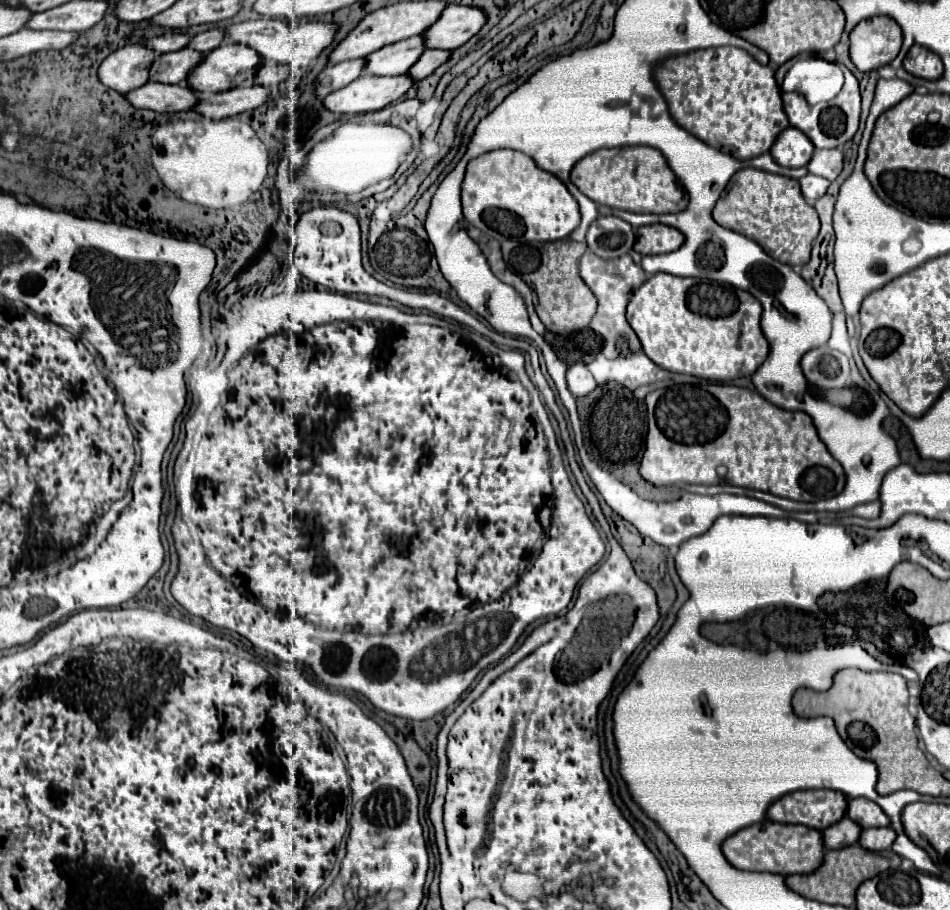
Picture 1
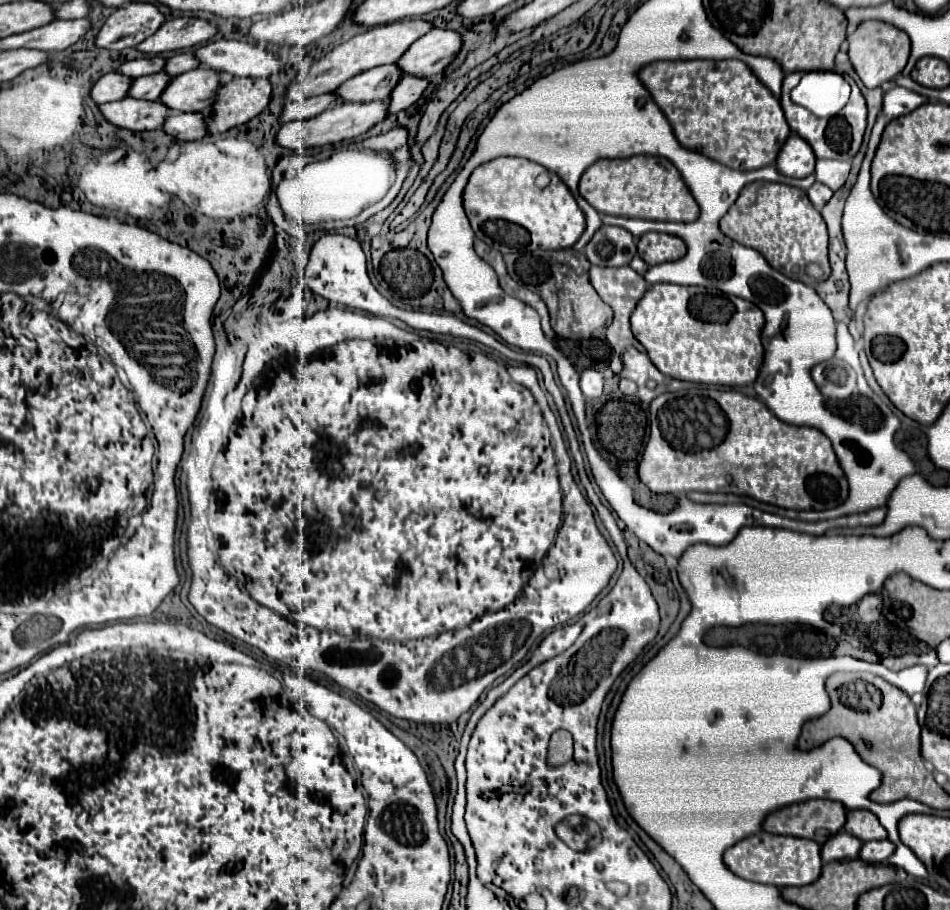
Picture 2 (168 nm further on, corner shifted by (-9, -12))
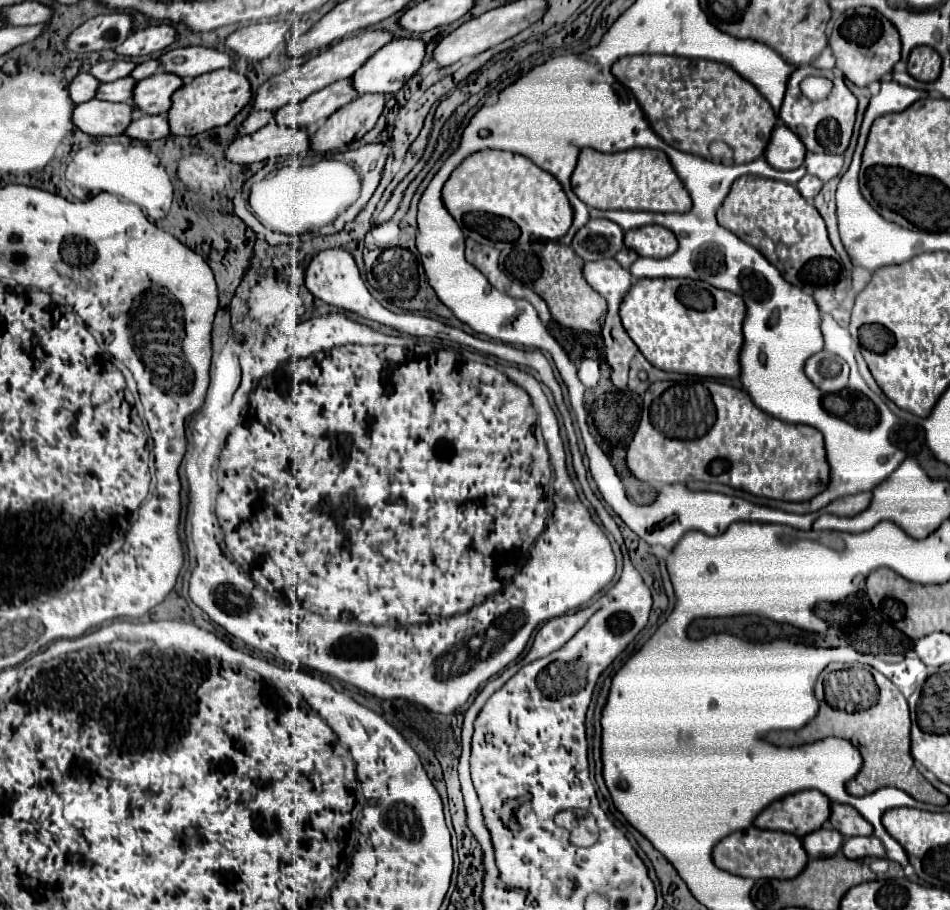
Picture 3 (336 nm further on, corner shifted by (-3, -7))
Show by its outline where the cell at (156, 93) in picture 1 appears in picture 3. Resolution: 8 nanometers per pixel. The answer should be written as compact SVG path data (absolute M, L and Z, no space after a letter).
M91 99L87 103L77 105L73 109L71 119L73 125L79 127L79 131L91 137L115 137L127 129L133 119L133 113L133 105Z

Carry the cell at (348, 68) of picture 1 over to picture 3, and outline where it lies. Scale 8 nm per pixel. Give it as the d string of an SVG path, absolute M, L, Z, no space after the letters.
M251 111L249 117L241 123L237 135L249 135L249 133L255 133L255 131L261 129L263 125L267 125L271 119L273 119L273 113L271 113L271 111Z

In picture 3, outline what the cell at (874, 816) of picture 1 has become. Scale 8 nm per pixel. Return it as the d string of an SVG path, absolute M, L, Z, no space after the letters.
M831 803L831 817L829 825L839 831L845 839L855 835L873 835L871 823L867 823L851 805Z

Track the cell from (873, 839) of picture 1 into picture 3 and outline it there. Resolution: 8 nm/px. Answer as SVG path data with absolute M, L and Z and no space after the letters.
M851 837L843 843L841 853L847 859L863 859L863 857L885 857L885 847L879 839L871 837Z

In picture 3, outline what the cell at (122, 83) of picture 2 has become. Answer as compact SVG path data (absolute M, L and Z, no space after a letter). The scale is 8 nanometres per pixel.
M79 73L79 75L71 81L71 85L69 85L69 97L71 97L71 101L73 101L75 105L85 103L85 101L89 101L89 99L95 97L97 87L99 87L99 81L97 81L93 75L89 75L89 73Z

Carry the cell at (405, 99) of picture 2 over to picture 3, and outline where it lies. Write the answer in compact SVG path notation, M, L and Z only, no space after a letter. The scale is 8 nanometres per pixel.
M363 95L339 107L317 131L311 133L311 149L315 153L335 153L361 139L377 123L385 101L385 95Z

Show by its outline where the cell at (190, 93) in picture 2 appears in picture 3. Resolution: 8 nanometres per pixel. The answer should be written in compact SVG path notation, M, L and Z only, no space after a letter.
M157 71L155 75L135 83L133 107L147 115L165 115L171 107L171 95L183 85L183 79Z

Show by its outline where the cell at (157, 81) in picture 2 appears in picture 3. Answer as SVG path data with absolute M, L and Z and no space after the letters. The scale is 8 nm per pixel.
M129 77L111 81L111 83L101 83L99 91L95 93L95 99L111 101L111 103L131 103L133 87L135 87L135 79L129 79Z

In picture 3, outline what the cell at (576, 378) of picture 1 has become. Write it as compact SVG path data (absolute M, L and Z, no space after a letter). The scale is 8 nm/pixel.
M585 358L579 365L579 379L585 387L595 387L600 378L600 364L595 359Z

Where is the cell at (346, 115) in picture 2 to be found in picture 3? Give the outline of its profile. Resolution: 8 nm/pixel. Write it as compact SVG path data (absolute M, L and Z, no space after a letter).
M269 123L251 135L237 137L225 149L225 157L237 165L249 165L271 157L295 155L301 151L309 151L307 131L295 131Z

